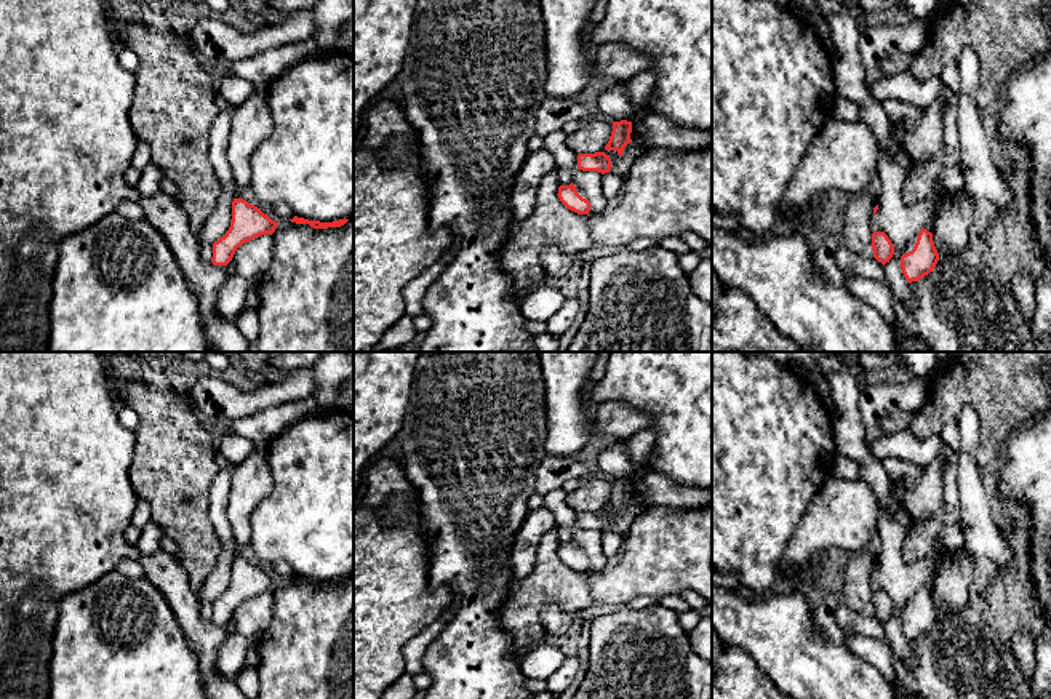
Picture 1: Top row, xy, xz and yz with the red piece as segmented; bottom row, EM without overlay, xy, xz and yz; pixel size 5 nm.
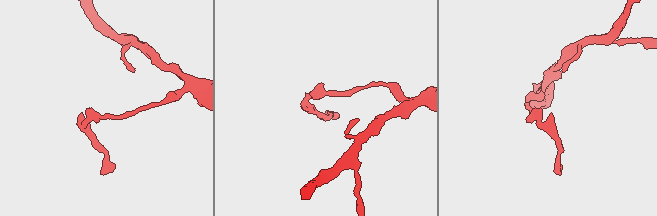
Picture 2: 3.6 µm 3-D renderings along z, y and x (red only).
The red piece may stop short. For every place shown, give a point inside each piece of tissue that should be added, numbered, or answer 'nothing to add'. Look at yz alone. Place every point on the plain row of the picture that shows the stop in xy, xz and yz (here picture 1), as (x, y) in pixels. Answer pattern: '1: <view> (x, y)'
nothing to add

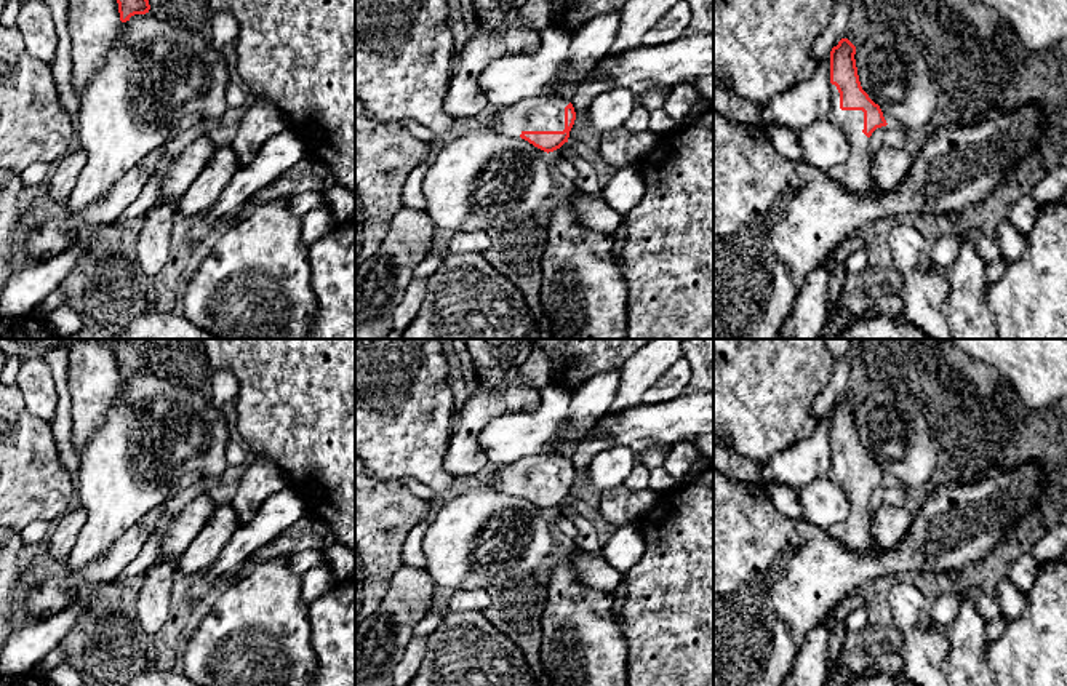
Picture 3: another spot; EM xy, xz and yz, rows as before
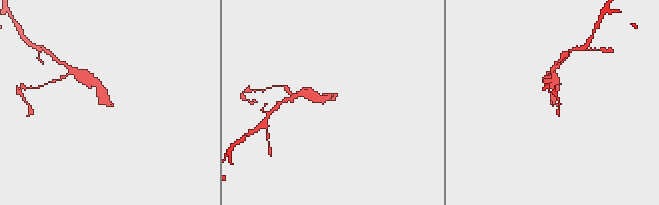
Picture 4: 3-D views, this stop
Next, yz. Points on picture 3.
1: yz (855, 533)

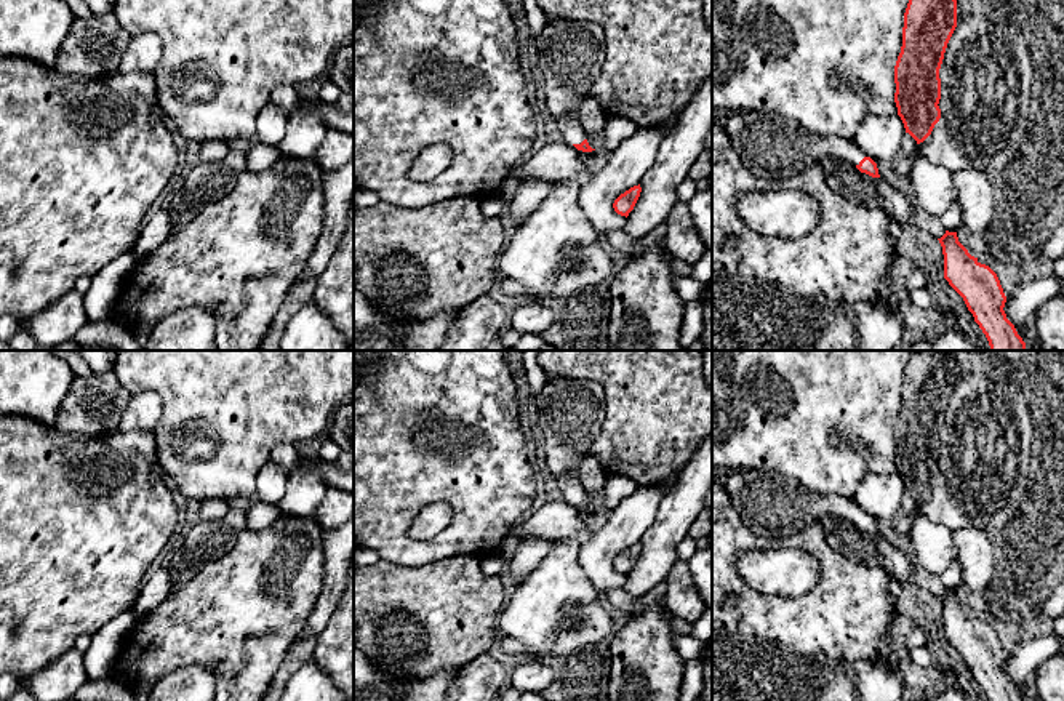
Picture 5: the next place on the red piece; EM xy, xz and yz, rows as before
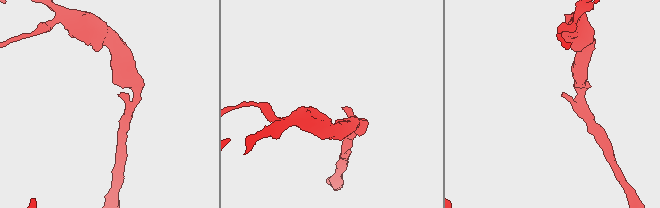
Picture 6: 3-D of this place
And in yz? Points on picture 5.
1: yz (770, 504)

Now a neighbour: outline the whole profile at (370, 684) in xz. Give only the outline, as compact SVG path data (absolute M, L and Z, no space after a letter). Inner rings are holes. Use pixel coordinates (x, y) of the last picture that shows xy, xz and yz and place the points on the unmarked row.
M354 648L354 701L443 701L461 669L430 677L395 679L378 671L368 656Z

